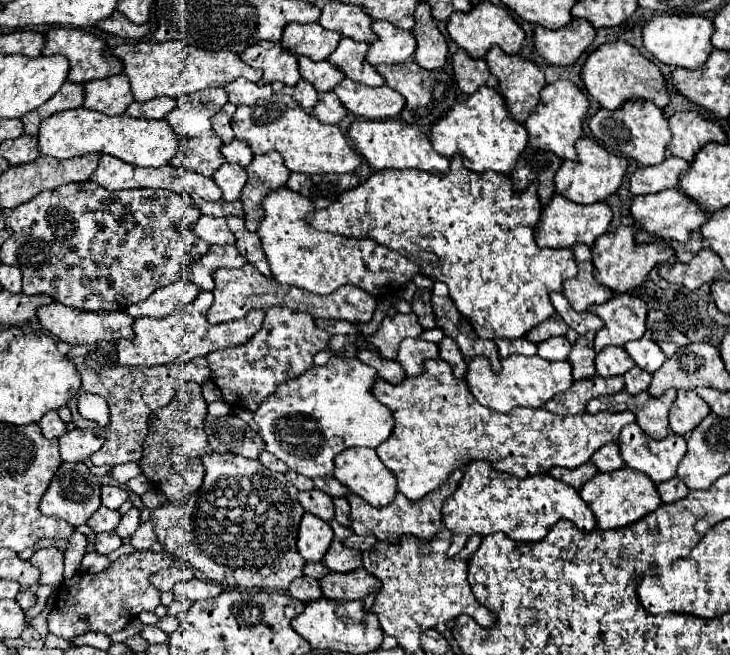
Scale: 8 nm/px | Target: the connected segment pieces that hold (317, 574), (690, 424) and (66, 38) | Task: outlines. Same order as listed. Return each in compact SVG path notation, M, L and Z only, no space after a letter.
M308 561L308 563L304 565L304 575L312 577L312 579L322 579L326 573L328 573L328 567L326 567L326 565L322 565L322 563Z
M678 391L678 397L674 405L670 407L670 431L676 435L686 435L690 429L694 429L696 423L700 423L710 413L708 405L698 399L696 391Z
M52 27L46 33L46 43L44 43L42 55L64 55L70 61L68 81L74 81L74 83L86 83L90 79L104 79L104 77L120 73L120 69L114 69L116 65L120 65L120 61L112 55L106 55L106 43L100 37L86 33L82 29Z

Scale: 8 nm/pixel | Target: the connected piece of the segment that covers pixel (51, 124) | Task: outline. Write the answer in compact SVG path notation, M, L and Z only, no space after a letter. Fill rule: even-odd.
M80 107L80 109L54 113L40 123L38 151L40 155L48 155L56 159L70 159L86 153L106 153L130 165L162 167L168 165L168 161L176 155L178 139L166 121L134 119L128 115L106 117L104 113L96 113Z

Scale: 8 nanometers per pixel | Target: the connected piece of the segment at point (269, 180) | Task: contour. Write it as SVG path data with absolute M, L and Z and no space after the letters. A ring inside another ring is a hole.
M278 153L268 155L254 155L252 163L246 167L248 181L242 189L240 201L244 205L244 223L248 231L256 231L262 219L260 201L274 189L286 185L290 171L286 171L284 159Z

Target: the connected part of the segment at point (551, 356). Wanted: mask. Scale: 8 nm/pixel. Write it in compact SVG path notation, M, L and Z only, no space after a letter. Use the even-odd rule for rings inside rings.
M550 337L542 343L538 343L538 355L546 361L564 361L568 359L572 345L566 337Z

